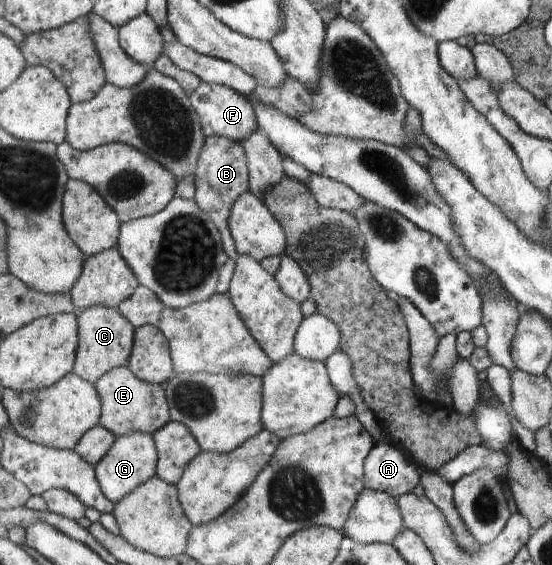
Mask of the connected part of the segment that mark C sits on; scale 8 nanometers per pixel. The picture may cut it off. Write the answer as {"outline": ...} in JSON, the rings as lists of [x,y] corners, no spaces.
{"outline":[[[94,306],[77,314],[79,348],[75,371],[86,381],[96,383],[106,373],[120,366],[128,366],[136,343],[137,329],[116,308]]]}

